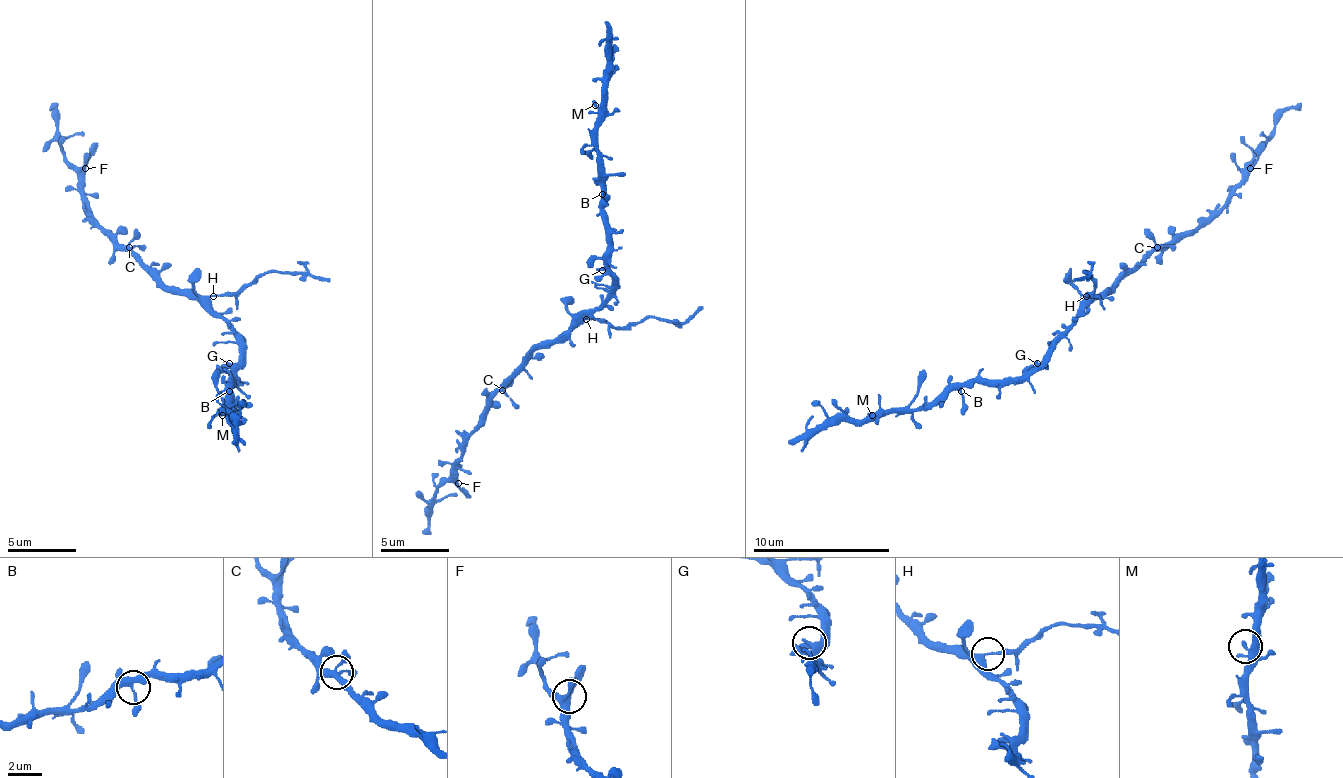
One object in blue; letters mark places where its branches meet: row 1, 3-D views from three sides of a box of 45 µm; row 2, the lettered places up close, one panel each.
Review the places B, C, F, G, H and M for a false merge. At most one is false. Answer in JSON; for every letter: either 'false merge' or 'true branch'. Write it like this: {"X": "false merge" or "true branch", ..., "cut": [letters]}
{"B": "true branch", "C": "true branch", "F": "true branch", "G": "true branch", "H": "false merge", "M": "true branch", "cut": ["H"]}

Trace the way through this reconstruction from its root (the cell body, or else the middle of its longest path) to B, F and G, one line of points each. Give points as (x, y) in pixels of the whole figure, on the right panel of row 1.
B: (1088, 305), (1068, 326), (1064, 336), (1026, 374), (1002, 377), (999, 381), (971, 381), (961, 391)
F: (1088, 305), (1119, 278), (1133, 274), (1160, 247), (1188, 236), (1209, 219), (1226, 202), (1229, 192), (1250, 168)
G: (1088, 305), (1068, 326), (1051, 357), (1044, 363), (1037, 363)

